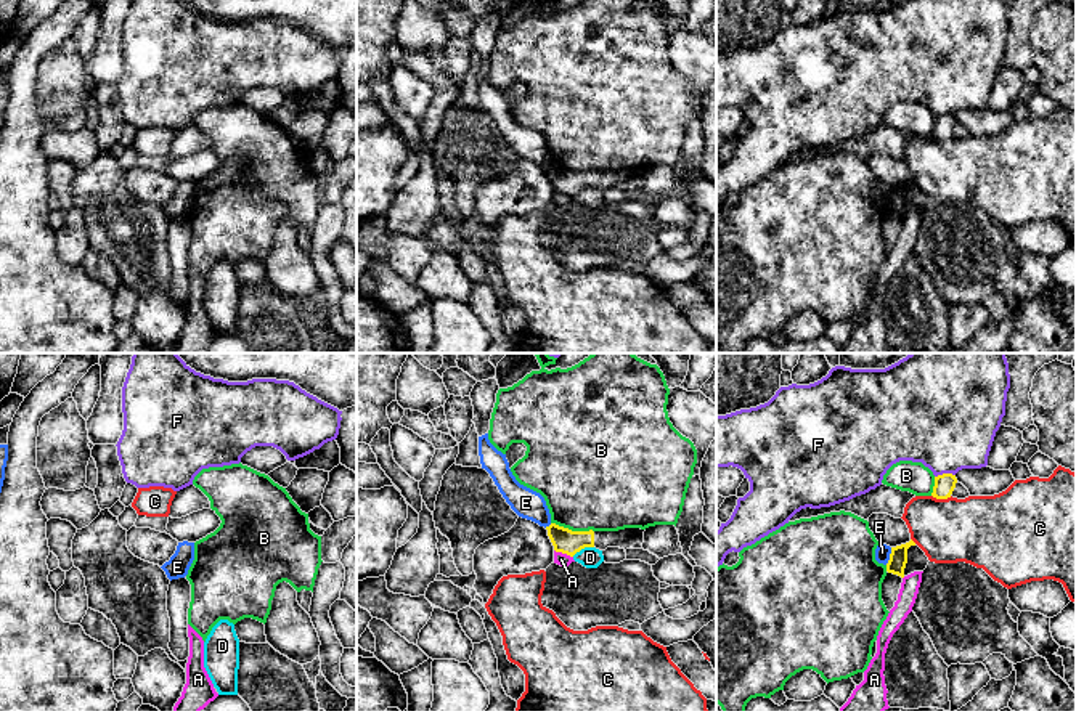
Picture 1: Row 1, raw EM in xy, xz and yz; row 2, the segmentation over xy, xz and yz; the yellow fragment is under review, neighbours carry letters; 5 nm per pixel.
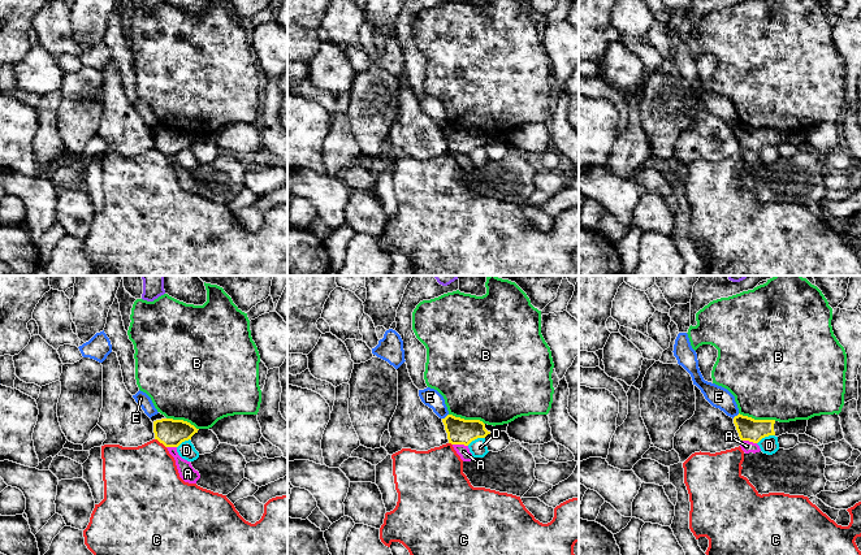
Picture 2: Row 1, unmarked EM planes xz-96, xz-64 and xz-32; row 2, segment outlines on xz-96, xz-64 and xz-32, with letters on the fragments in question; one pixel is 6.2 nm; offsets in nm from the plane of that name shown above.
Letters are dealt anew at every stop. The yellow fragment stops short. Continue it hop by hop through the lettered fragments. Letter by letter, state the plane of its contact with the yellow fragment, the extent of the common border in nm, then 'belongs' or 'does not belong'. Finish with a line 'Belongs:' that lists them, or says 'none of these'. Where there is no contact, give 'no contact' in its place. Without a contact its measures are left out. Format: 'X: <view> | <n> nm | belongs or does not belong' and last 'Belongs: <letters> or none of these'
A: xz | 100 nm | does not belong
B: xz | 220 nm | does not belong
C: yz | 100 nm | does not belong
D: xz | 120 nm | does not belong
E: yz | 90 nm | does not belong
F: yz | 110 nm | does not belong
Belongs: none of these

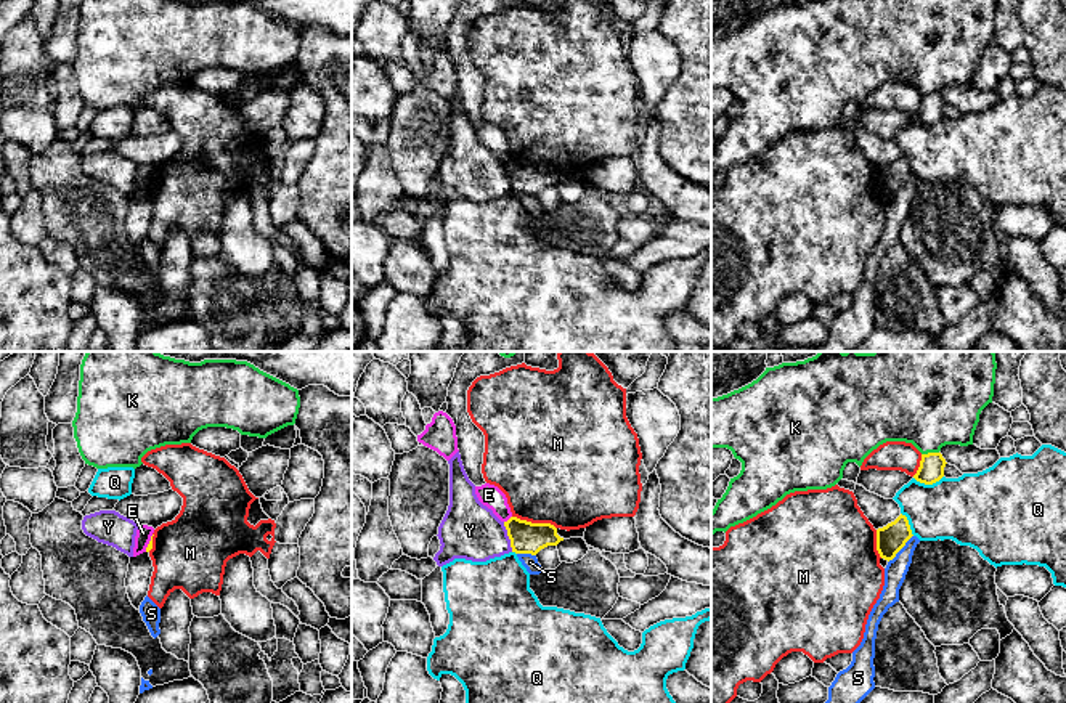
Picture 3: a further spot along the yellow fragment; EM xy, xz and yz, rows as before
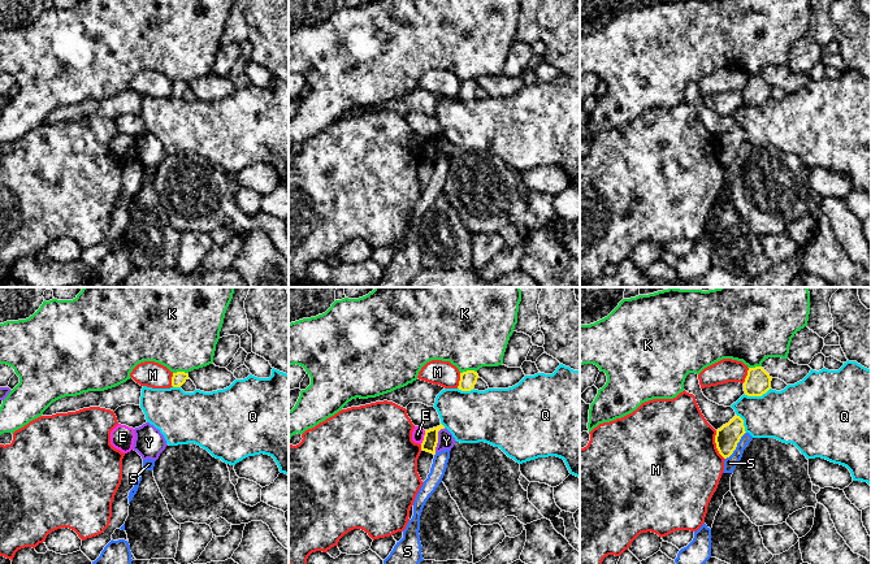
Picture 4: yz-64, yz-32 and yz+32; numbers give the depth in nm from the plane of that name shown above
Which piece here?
E: xz | 50 nm | does not belong
K: yz | 90 nm | does not belong
M: xz | 240 nm | does not belong
Q: yz | 150 nm | does not belong
S: yz | 190 nm | does not belong
Y: xz | 160 nm | does not belong
Belongs: none of these

